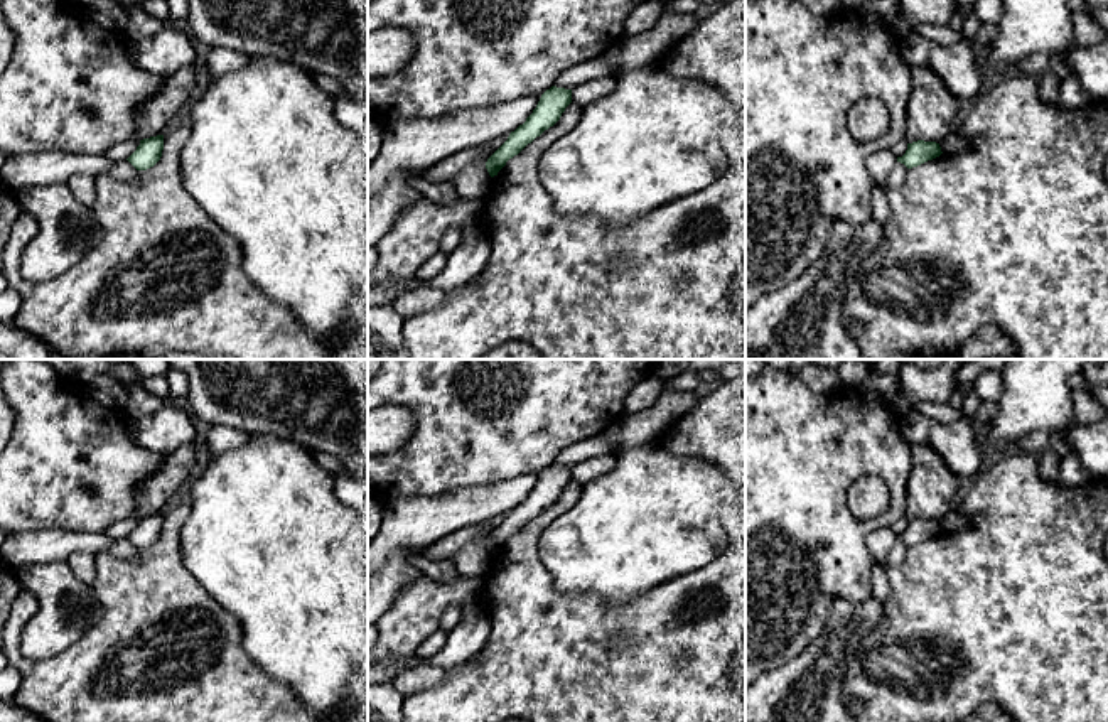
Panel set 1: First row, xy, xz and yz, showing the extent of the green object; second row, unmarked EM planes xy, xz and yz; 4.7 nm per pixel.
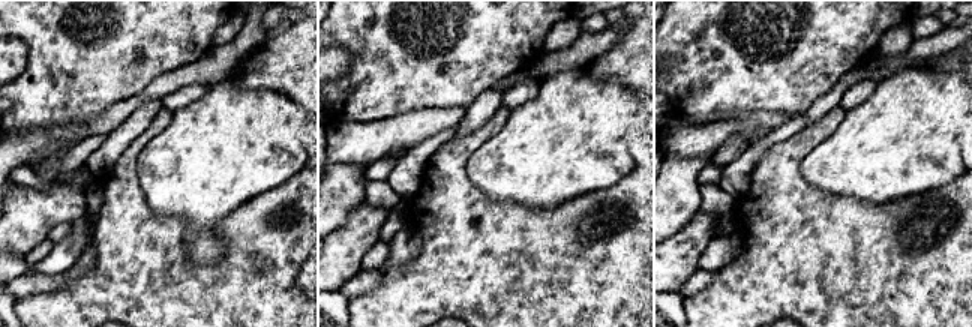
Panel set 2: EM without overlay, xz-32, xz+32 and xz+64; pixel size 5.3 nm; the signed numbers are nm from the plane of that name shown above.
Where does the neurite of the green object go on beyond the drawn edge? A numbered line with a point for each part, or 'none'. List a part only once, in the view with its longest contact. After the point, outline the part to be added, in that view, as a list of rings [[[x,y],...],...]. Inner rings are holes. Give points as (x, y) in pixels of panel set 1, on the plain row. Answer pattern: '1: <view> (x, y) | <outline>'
none

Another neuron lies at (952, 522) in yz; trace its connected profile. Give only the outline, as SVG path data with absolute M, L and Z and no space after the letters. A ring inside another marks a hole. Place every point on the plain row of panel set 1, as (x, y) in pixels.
M958 511L948 513L939 521L943 531L956 531L956 530L966 528L970 523L971 523L971 520Z

